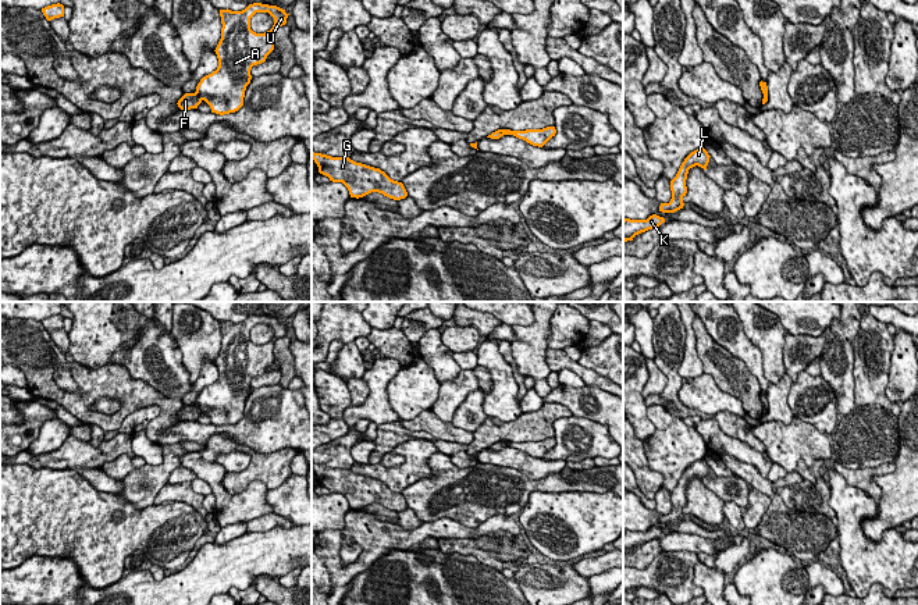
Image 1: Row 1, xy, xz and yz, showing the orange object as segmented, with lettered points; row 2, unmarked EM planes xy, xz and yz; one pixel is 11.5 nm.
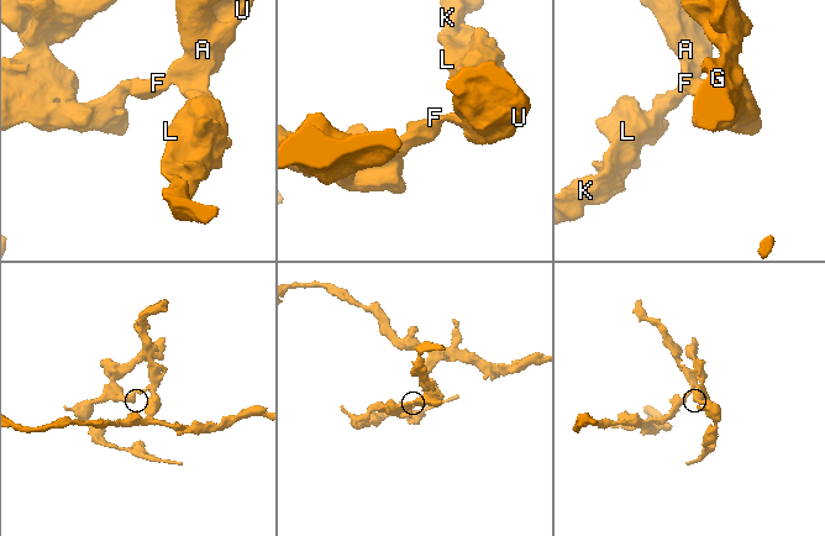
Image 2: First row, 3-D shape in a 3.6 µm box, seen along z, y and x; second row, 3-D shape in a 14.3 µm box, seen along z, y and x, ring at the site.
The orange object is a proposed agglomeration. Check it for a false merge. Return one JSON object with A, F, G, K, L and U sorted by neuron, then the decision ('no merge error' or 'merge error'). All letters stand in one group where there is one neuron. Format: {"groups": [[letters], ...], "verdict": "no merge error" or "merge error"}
{"groups": [["A", "K", "L", "U"], ["F", "G"]], "verdict": "merge error"}

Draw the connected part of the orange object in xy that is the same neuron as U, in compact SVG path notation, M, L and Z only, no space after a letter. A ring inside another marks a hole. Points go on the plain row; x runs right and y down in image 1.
M261 314L249 316L242 323L220 321L221 328L221 350L216 359L218 378L211 385L203 388L196 398L196 405L204 412L211 424L224 427L238 423L243 417L246 398L250 395L250 381L253 377L266 373L267 367L274 362L274 342L287 335L289 325L277 317ZM256 324L268 324L274 330L274 337L264 345L256 345L250 341L250 330Z

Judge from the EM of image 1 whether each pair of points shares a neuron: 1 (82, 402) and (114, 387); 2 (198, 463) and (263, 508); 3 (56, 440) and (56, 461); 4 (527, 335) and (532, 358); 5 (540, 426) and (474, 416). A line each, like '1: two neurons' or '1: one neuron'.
1: one neuron
2: one neuron
3: two neurons
4: one neuron
5: two neurons

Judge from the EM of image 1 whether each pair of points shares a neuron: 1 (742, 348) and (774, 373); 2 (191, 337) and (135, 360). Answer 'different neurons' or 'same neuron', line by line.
1: different neurons
2: different neurons

